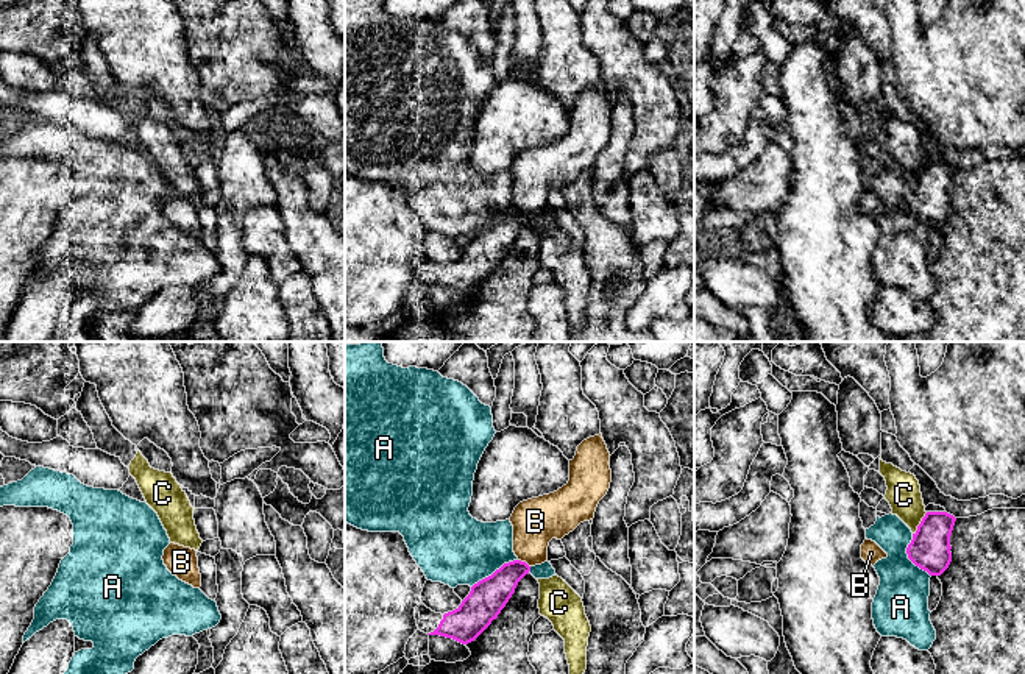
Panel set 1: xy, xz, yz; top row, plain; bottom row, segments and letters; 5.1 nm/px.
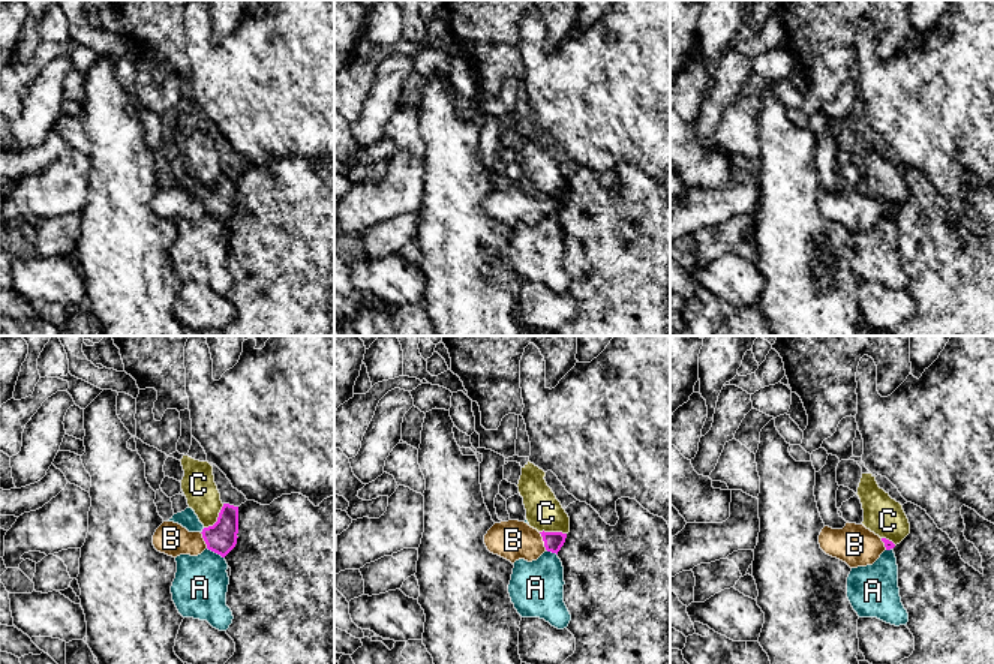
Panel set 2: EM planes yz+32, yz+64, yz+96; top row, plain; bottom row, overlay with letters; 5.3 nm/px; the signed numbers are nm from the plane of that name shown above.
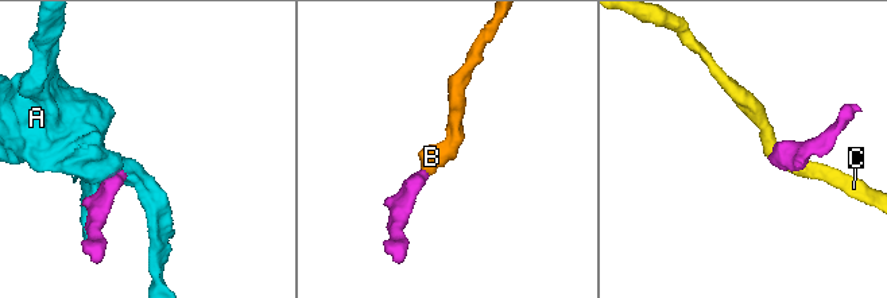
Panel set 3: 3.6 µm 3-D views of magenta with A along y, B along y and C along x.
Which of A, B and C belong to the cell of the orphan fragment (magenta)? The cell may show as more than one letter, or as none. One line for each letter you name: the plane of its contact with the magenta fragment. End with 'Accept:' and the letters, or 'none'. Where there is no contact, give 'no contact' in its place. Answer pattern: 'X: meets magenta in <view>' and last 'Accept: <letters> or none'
B: meets magenta in xz
Accept: B

